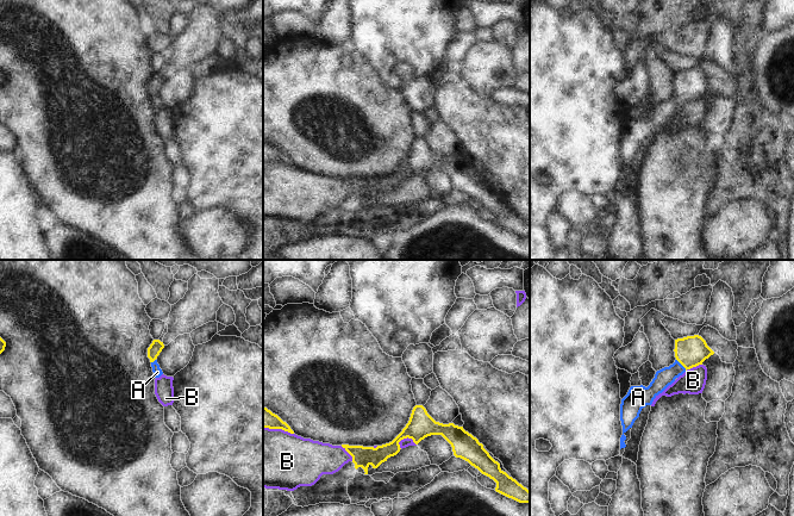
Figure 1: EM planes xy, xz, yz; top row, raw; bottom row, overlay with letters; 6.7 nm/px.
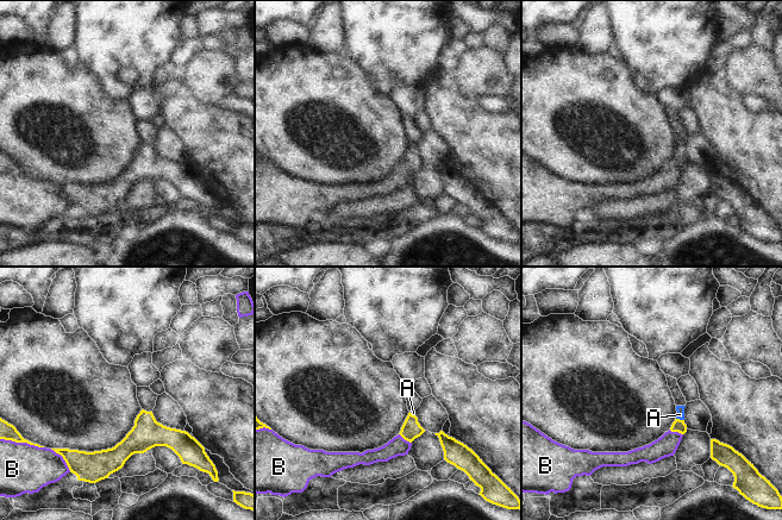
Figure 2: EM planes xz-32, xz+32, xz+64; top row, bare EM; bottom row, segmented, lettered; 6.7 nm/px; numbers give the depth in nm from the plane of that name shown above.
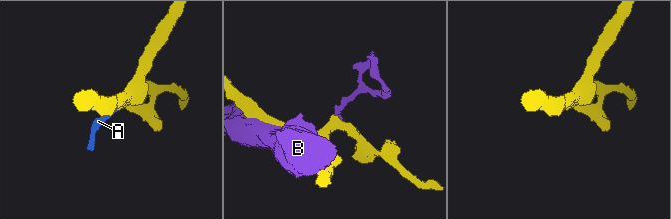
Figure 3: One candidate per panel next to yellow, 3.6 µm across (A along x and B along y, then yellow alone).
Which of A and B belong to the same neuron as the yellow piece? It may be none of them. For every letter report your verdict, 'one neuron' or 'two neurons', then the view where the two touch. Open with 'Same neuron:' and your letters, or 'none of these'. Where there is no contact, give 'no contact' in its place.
Same neuron: A
A: one neuron; contact in yz
B: two neurons; contact in xz

